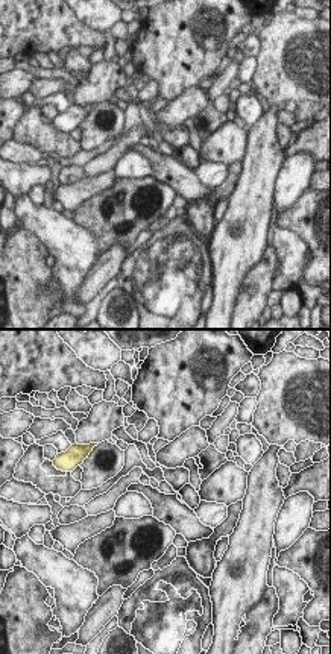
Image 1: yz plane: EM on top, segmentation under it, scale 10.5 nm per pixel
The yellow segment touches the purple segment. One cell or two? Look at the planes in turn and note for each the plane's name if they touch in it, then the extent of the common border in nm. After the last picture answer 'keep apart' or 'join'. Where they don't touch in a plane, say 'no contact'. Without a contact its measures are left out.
meets yellow in yz; contact 80 nm long

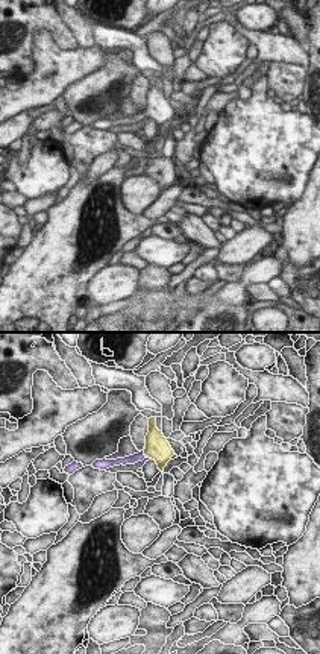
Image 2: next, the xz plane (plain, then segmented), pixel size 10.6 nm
meets yellow in xz; contact 90 nm long

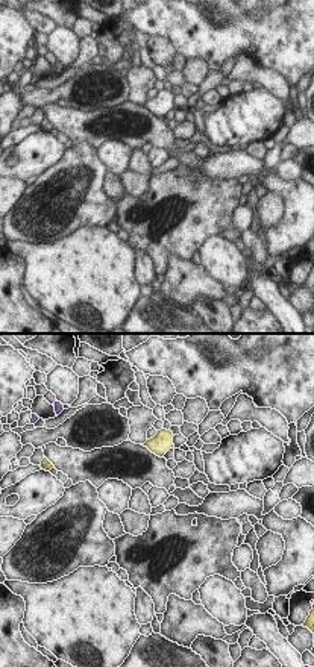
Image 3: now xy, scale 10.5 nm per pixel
no contact

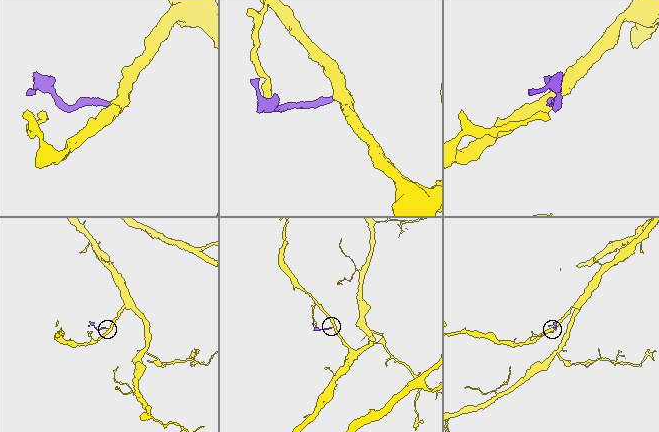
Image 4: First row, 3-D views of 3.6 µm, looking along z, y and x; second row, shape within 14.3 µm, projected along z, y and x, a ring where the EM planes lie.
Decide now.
join

